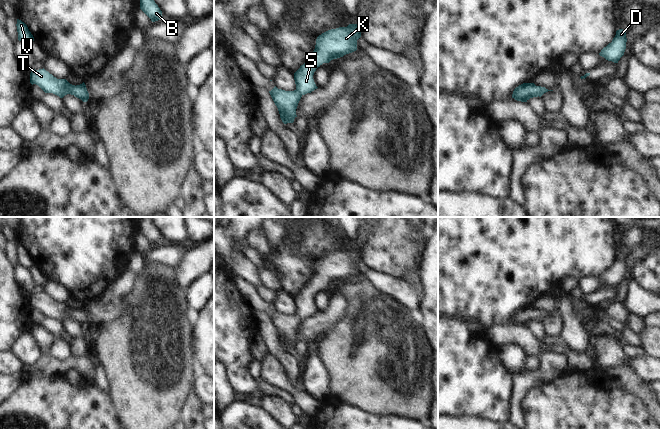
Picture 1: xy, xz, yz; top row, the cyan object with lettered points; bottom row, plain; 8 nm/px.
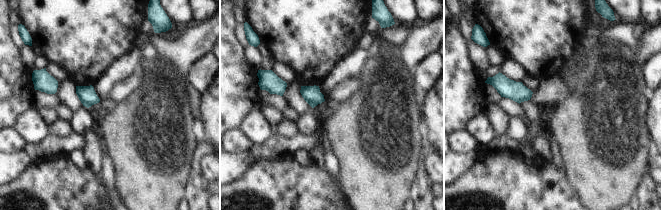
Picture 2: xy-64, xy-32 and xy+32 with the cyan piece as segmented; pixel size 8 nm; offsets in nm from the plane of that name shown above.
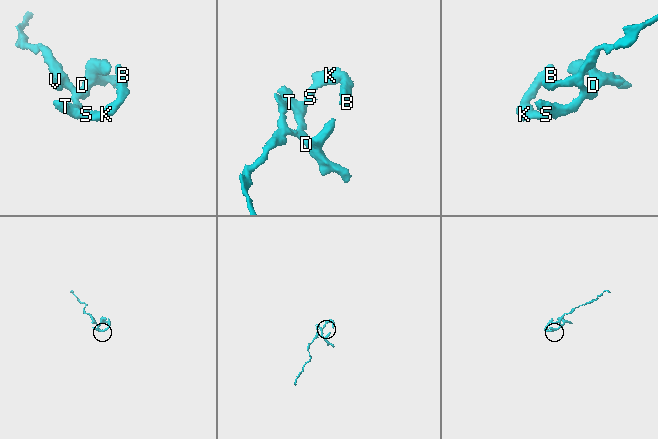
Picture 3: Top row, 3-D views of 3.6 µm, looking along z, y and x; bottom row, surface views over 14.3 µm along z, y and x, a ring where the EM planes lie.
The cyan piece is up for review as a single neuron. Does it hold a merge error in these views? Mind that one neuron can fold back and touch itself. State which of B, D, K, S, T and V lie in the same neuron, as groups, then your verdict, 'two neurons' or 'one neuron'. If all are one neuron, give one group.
B D K S T V; one neuron

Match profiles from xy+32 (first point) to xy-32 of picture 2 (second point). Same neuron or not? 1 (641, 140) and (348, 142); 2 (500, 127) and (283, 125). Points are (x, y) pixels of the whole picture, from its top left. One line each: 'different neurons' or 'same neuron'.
1: same neuron
2: different neurons

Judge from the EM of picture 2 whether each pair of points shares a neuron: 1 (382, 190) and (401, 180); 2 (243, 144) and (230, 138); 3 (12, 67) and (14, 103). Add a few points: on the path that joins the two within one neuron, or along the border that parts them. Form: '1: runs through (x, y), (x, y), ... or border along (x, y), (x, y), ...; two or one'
1: runs through (387, 185), (392, 180), (396, 180); one
2: runs through (240, 143), (233, 141); one
3: runs through (12, 76), (12, 94); one

